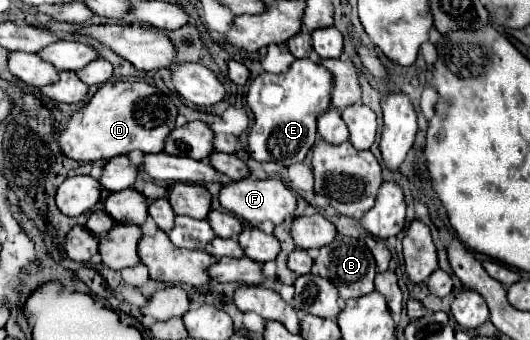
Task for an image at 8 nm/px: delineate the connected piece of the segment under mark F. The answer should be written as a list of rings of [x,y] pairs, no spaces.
[[[246,177],[240,181],[232,181],[222,187],[220,191],[220,205],[234,213],[236,217],[248,221],[250,225],[258,227],[264,221],[272,221],[274,225],[280,225],[288,215],[296,209],[296,195],[286,187],[280,179],[254,179]]]

